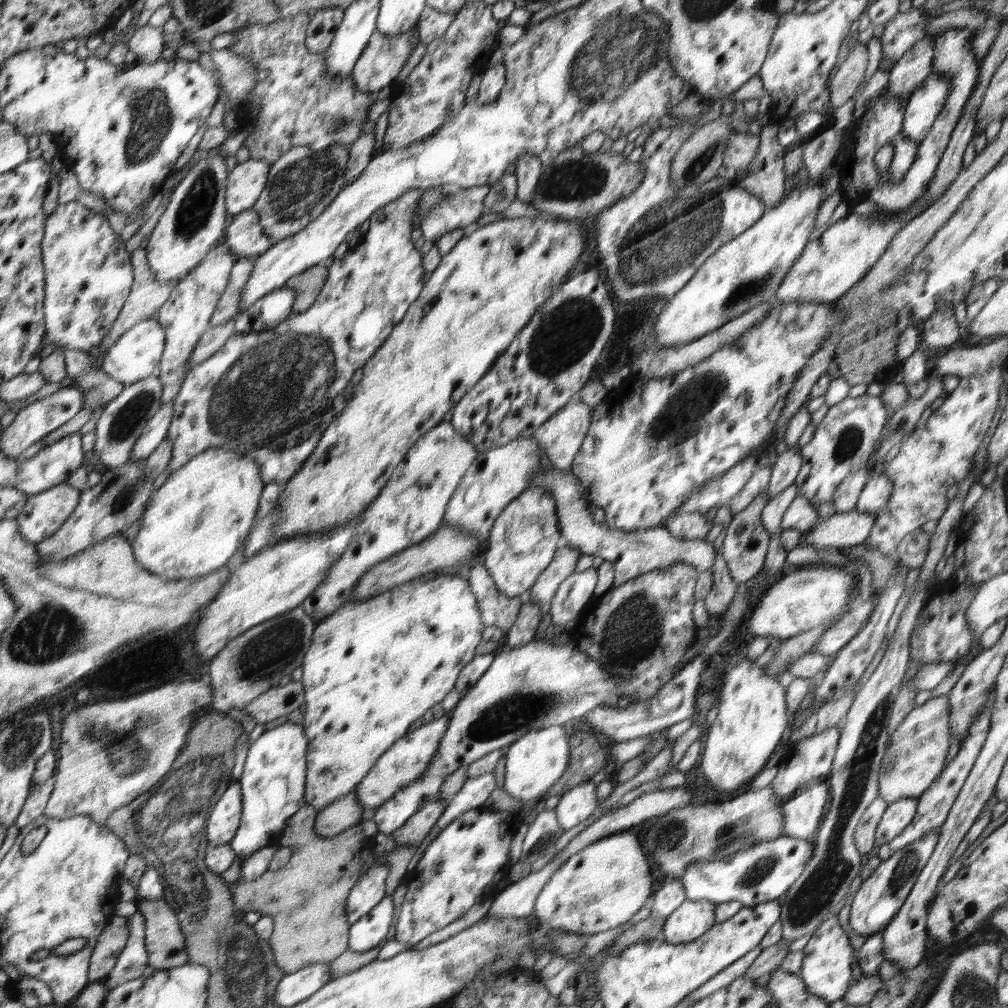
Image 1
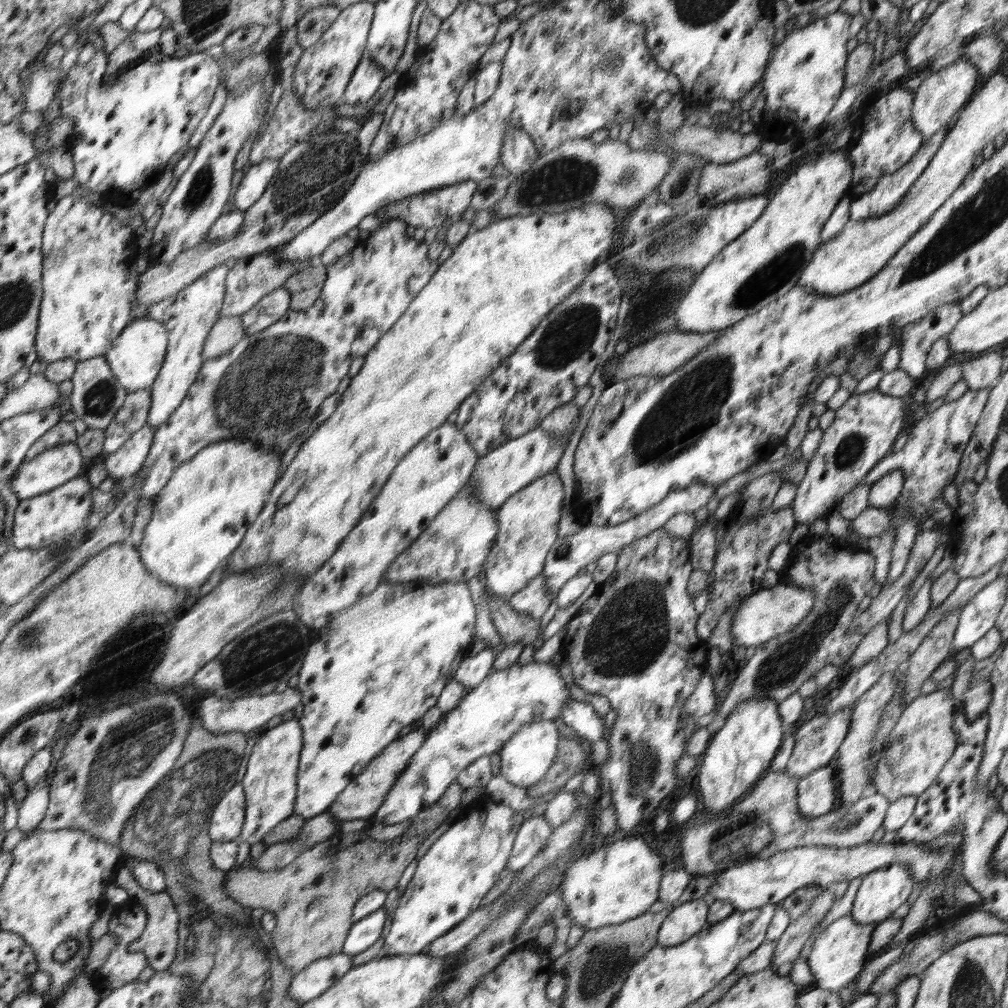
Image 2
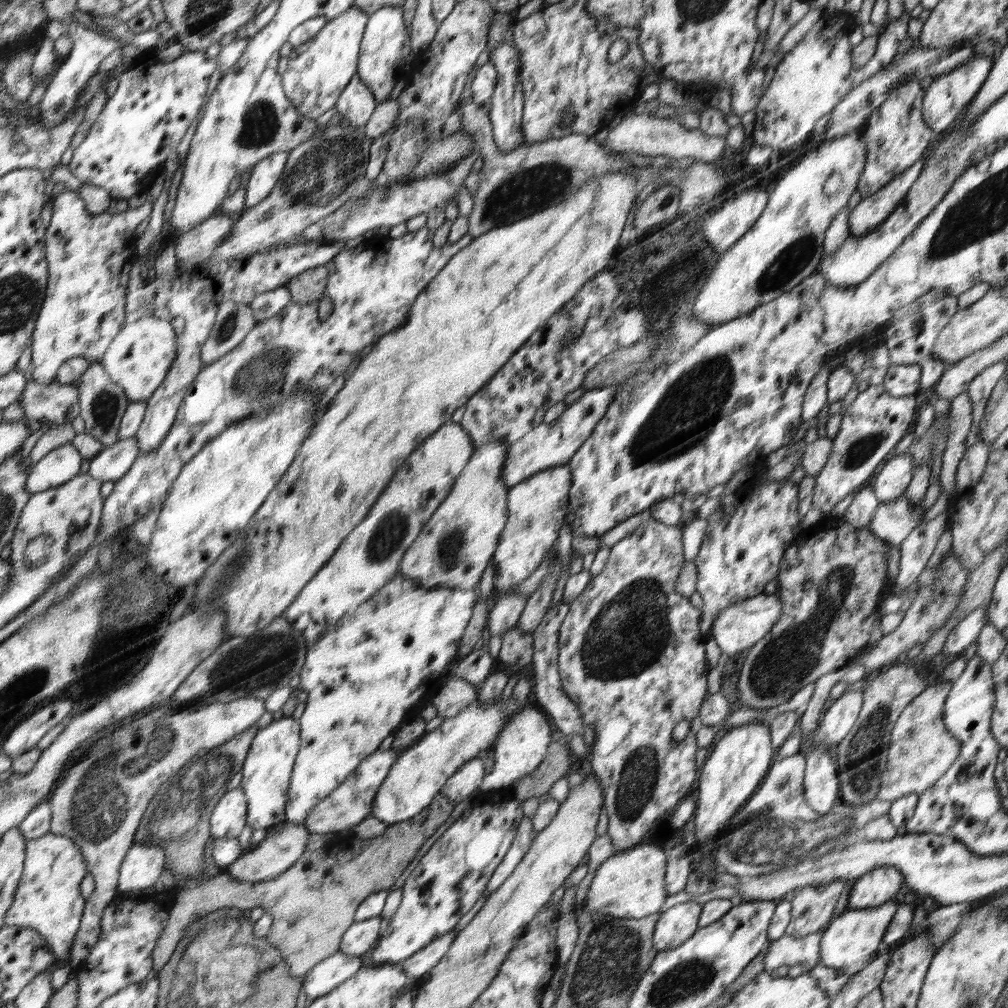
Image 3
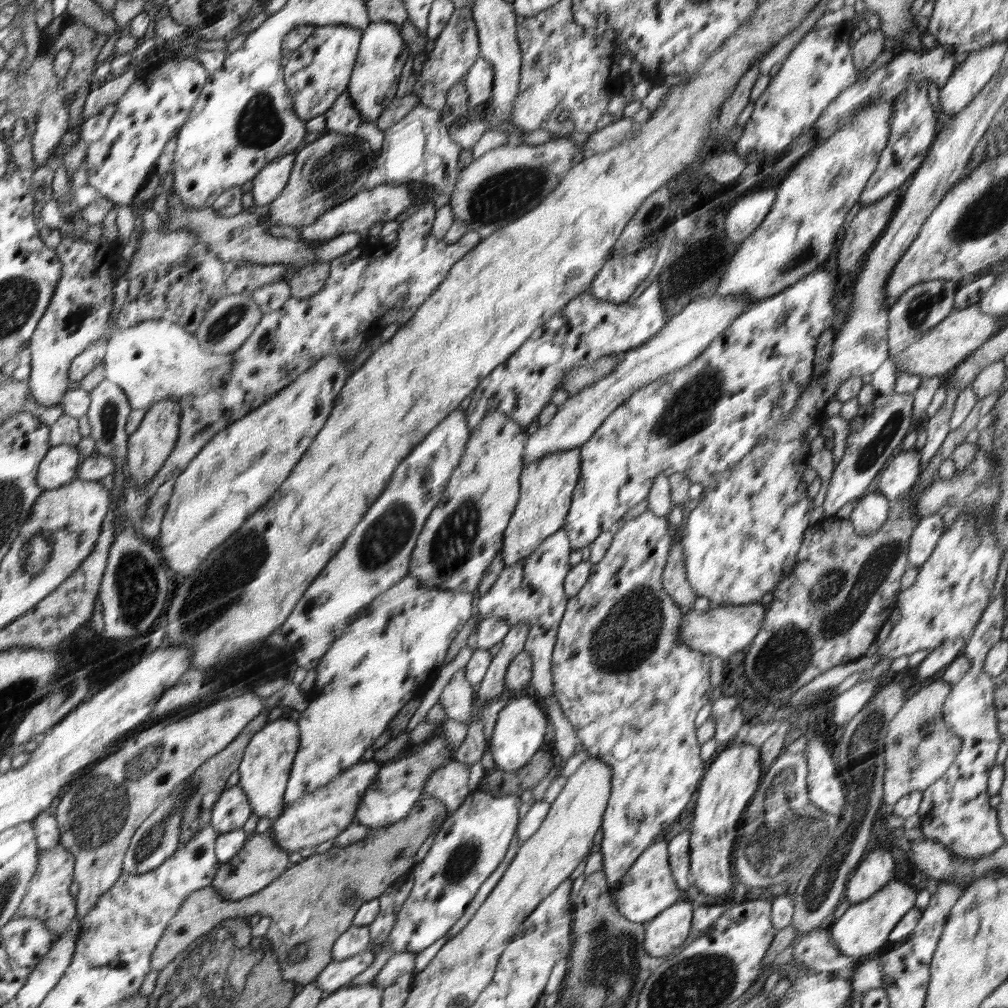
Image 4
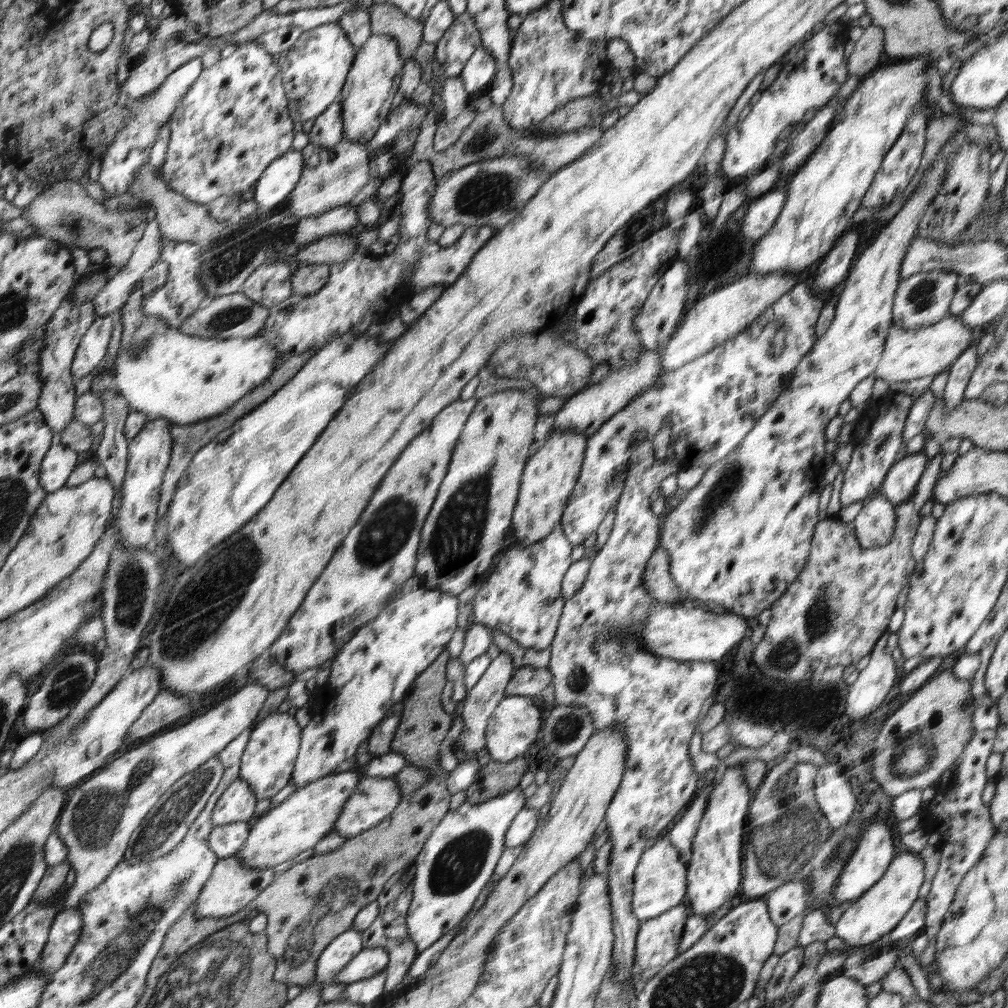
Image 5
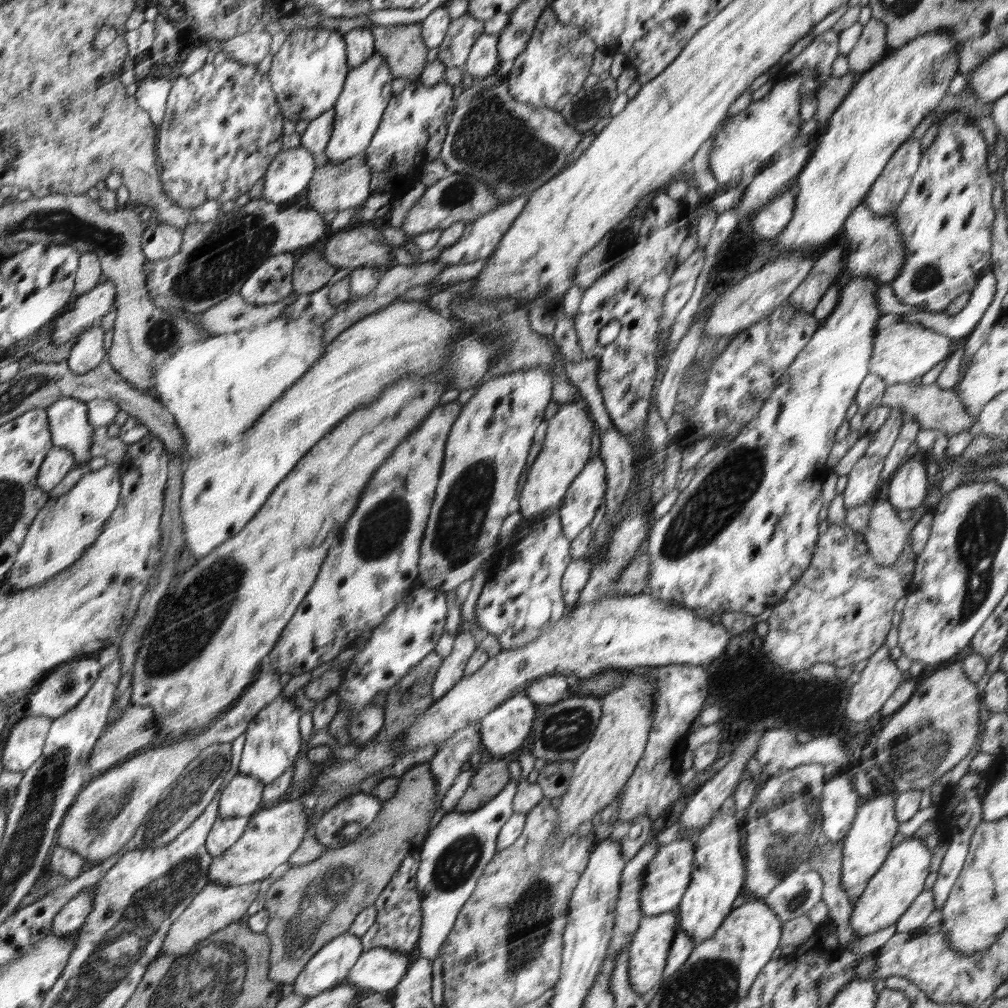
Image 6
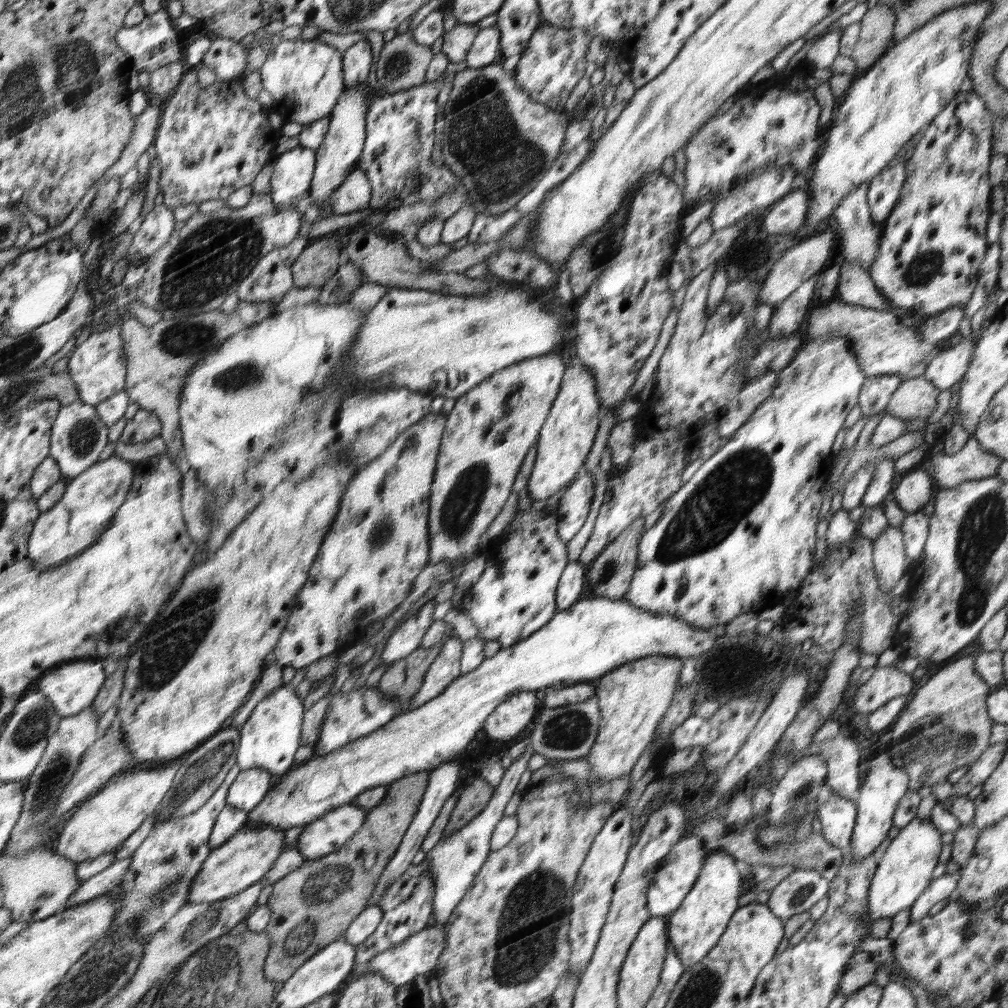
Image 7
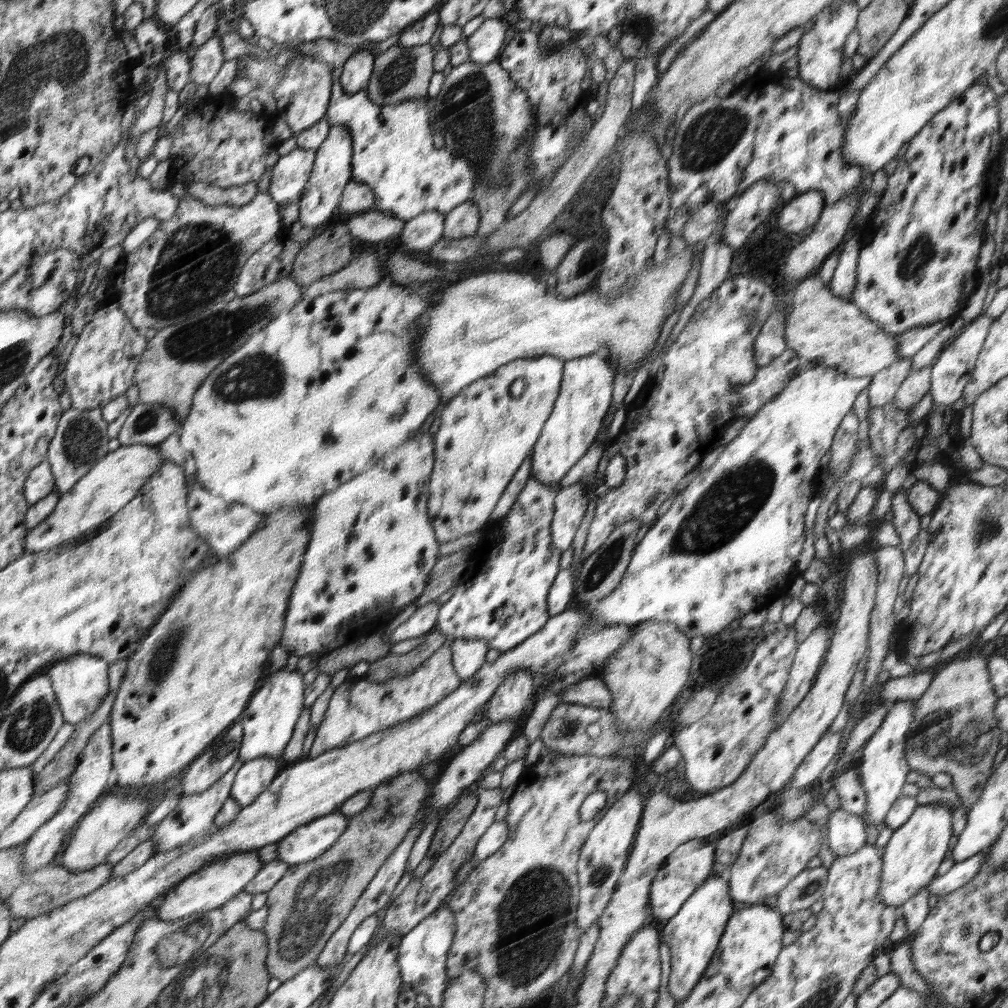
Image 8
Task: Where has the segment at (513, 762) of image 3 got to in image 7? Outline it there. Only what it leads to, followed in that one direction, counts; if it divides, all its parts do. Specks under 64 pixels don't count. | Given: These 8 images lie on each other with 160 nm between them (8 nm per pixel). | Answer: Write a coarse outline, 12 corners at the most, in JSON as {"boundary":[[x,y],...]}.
{"boundary":[[536,694],[498,704],[483,725],[488,739],[508,742],[536,716]]}

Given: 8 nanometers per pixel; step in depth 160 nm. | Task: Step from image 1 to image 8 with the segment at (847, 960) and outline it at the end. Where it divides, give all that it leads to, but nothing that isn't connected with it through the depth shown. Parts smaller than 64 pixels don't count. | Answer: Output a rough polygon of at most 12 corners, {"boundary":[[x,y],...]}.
{"boundary":[[919,805],[882,856],[878,896],[903,905],[932,882],[952,810]]}

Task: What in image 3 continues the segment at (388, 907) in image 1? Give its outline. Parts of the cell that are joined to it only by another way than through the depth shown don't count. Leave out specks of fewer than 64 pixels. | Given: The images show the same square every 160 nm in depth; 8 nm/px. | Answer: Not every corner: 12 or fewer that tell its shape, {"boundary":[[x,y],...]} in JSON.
{"boundary":[[380,917],[357,921],[343,936],[340,951],[363,955],[380,932]]}

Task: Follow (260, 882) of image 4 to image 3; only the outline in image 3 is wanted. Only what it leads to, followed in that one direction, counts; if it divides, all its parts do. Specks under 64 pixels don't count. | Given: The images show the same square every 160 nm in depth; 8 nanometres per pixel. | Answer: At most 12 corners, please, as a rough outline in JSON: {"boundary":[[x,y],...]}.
{"boundary":[[304,824],[270,829],[223,871],[243,882],[272,880],[303,857]]}

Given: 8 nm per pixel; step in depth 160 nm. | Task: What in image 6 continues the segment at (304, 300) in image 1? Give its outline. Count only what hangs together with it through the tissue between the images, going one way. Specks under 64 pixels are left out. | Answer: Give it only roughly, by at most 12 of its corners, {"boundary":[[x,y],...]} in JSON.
{"boundary":[[323,250],[295,261],[293,291],[316,292],[335,275]]}

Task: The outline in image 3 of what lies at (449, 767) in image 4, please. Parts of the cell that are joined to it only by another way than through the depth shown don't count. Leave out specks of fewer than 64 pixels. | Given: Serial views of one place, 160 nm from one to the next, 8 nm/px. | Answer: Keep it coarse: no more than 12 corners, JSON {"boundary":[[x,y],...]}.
{"boundary":[[476,756],[454,771],[440,795],[458,805],[486,772]]}

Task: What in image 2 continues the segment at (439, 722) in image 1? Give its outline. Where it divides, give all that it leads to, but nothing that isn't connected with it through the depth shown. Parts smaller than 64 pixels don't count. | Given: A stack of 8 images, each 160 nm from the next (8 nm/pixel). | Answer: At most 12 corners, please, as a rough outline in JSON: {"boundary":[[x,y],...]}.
{"boundary":[[430,729],[405,733],[326,812],[367,820]]}

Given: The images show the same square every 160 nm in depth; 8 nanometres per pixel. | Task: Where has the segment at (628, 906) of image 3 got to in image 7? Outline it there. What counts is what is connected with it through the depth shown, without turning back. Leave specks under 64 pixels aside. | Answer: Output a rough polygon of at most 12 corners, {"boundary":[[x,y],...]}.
{"boundary":[[687,836],[659,864],[647,892],[652,917],[682,904],[704,867],[705,843]]}

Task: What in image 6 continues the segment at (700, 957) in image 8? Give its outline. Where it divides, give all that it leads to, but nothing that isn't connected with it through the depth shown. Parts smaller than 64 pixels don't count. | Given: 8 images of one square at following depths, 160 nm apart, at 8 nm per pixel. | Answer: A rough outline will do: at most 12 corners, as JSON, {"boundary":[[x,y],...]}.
{"boundary":[[731,799],[693,841],[680,931],[712,937],[745,886]]}

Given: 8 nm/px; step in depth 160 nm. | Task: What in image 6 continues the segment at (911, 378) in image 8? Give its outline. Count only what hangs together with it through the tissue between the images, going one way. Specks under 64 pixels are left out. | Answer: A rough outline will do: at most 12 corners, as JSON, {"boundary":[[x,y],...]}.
{"boundary":[[888,385],[881,405],[948,438],[977,429],[956,391]]}

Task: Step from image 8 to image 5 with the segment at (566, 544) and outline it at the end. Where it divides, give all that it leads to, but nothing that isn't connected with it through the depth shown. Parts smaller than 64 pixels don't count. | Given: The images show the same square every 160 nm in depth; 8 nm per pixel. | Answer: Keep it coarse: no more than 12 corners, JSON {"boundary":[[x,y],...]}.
{"boundary":[[796,286],[743,332],[664,373],[587,440],[560,527],[622,494],[632,446],[669,424],[707,469],[814,346],[826,302]]}

